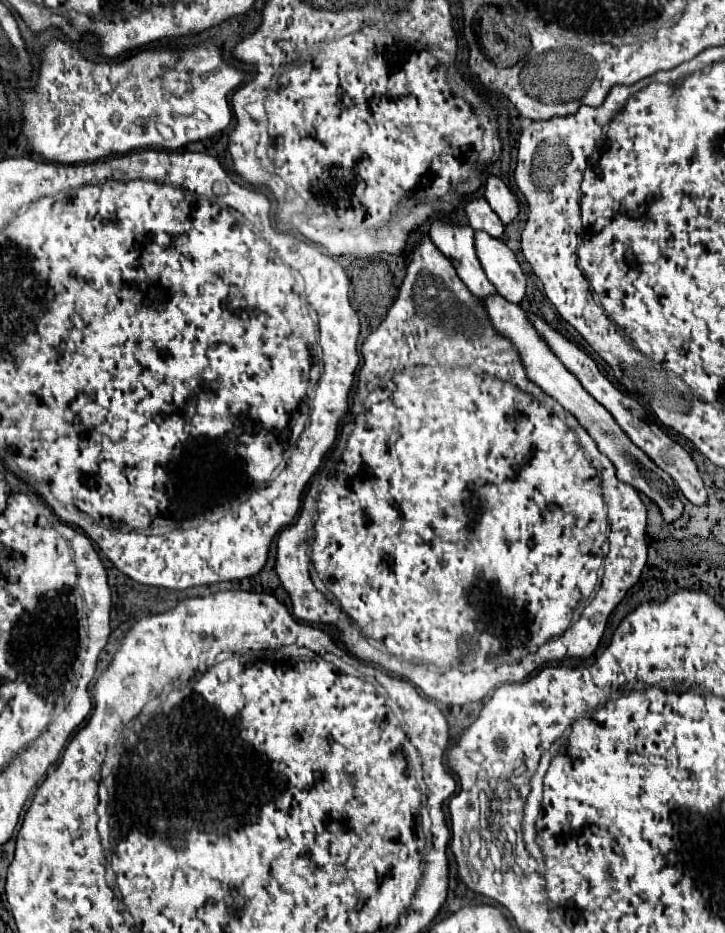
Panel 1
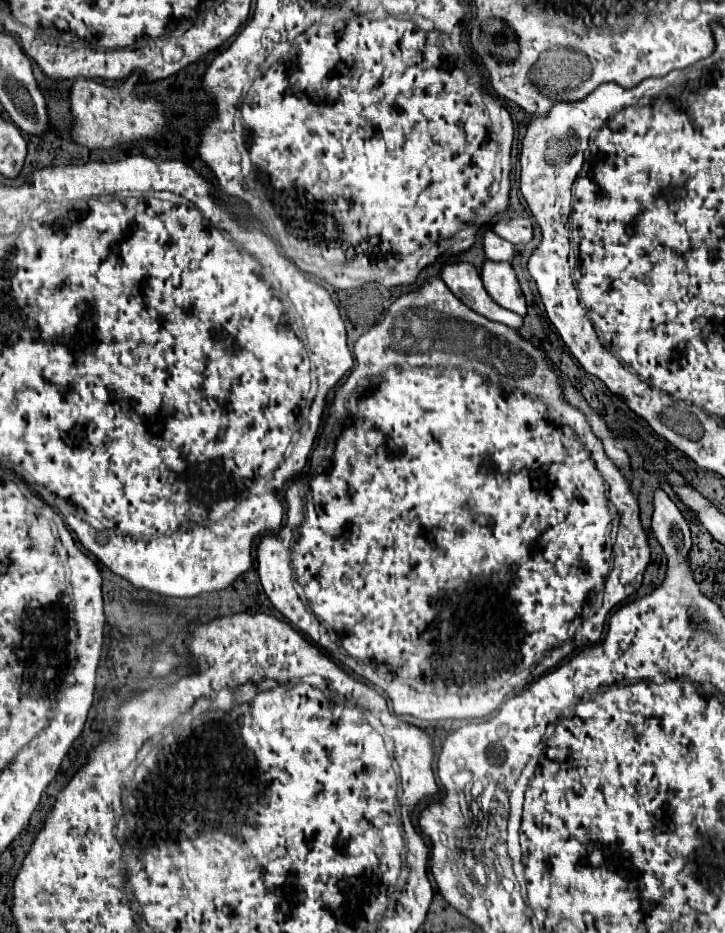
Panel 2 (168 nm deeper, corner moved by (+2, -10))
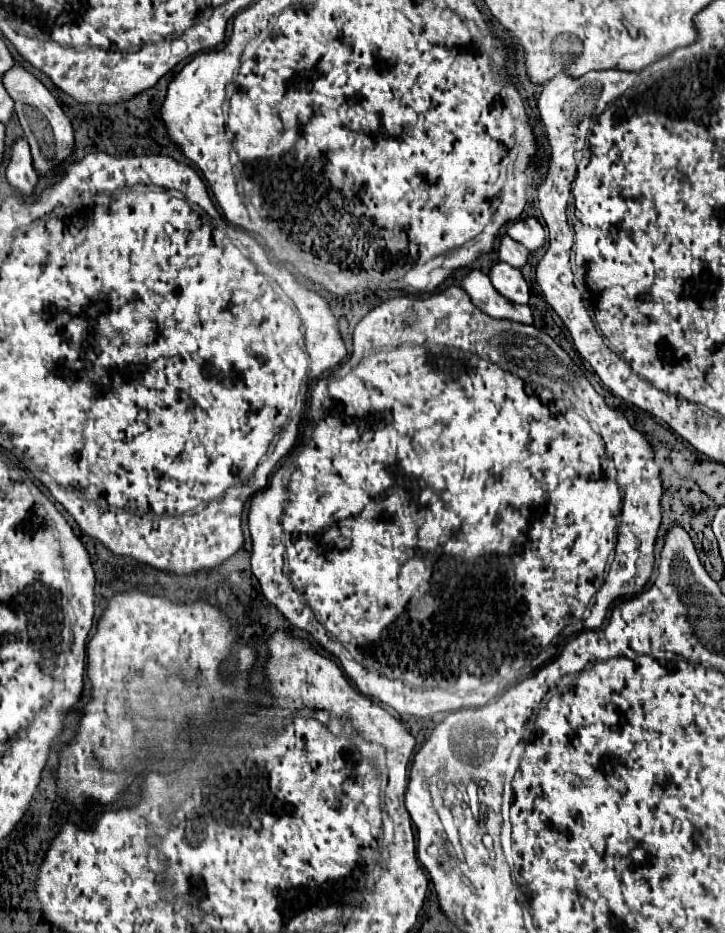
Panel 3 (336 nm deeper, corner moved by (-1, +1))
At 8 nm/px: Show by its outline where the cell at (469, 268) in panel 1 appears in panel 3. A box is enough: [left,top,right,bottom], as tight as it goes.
[461,269,533,323]

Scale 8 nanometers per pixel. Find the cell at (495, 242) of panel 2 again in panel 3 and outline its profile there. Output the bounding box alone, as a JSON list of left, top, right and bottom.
[499,235,527,269]

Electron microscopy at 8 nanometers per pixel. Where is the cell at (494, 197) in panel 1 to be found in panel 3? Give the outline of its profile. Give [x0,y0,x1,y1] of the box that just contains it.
[507,217,545,251]

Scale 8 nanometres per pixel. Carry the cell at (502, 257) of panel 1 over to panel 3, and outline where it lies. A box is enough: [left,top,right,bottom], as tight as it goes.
[489,261,529,303]

